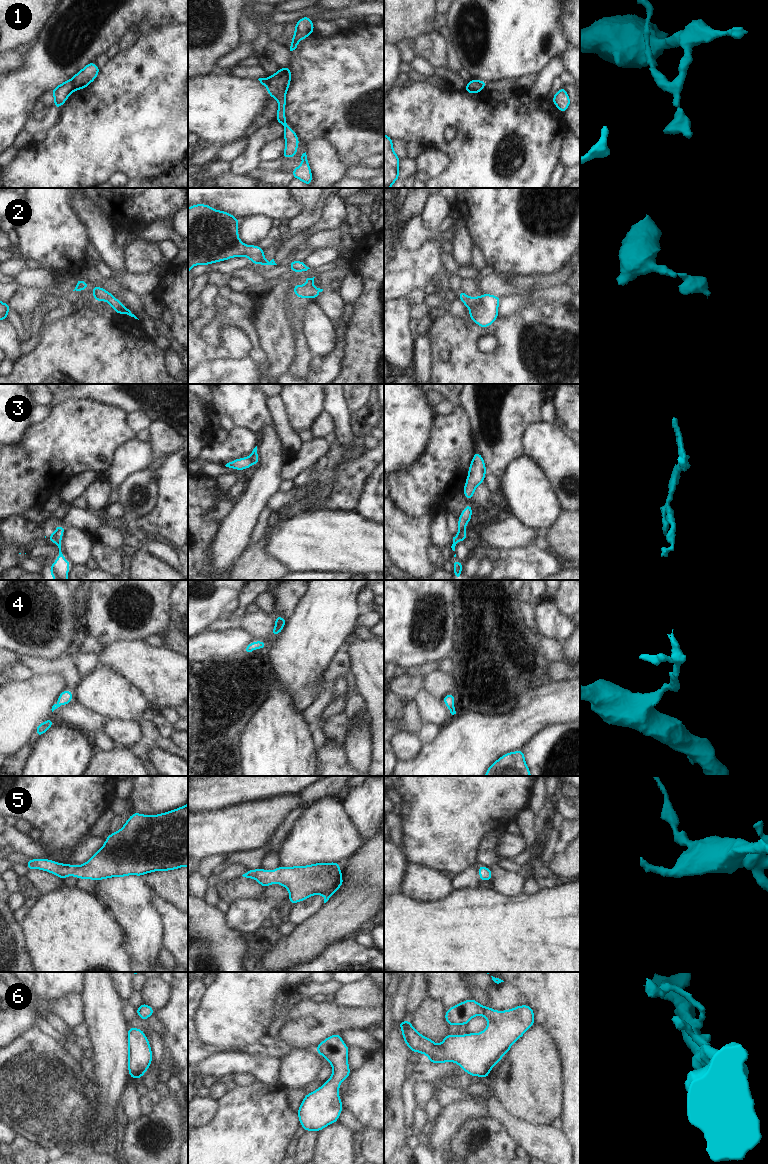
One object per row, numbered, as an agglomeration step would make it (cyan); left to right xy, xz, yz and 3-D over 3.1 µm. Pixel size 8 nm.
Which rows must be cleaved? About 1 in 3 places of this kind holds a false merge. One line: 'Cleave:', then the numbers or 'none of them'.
Cleave: 1, 3

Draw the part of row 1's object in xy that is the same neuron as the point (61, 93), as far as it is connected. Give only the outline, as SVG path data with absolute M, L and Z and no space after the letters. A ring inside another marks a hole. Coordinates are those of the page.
M66 80L60 85L56 86L52 91L52 95L54 96L54 104L57 109L59 109L69 98L70 94L75 92L75 88L70 82L70 80Z

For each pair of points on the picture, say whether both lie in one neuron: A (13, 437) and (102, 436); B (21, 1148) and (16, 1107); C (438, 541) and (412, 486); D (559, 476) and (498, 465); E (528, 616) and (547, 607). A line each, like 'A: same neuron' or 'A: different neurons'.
A: different neurons
B: different neurons
C: different neurons
D: different neurons
E: different neurons

